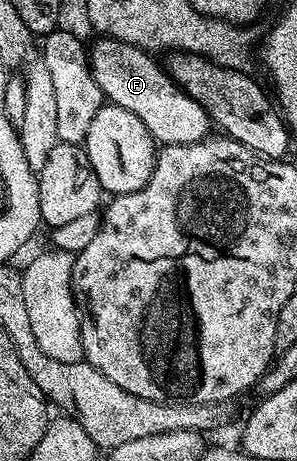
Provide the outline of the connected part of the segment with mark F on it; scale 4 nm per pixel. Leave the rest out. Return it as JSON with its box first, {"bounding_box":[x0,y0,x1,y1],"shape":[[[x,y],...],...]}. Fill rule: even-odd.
{"bounding_box":[88,36,211,146],"shape":[[[102,36],[88,50],[89,66],[95,83],[99,83],[101,96],[110,105],[131,111],[143,127],[162,146],[182,145],[204,141],[210,136],[211,122],[205,108],[177,87],[164,68],[157,66],[154,54],[137,45]]]}

